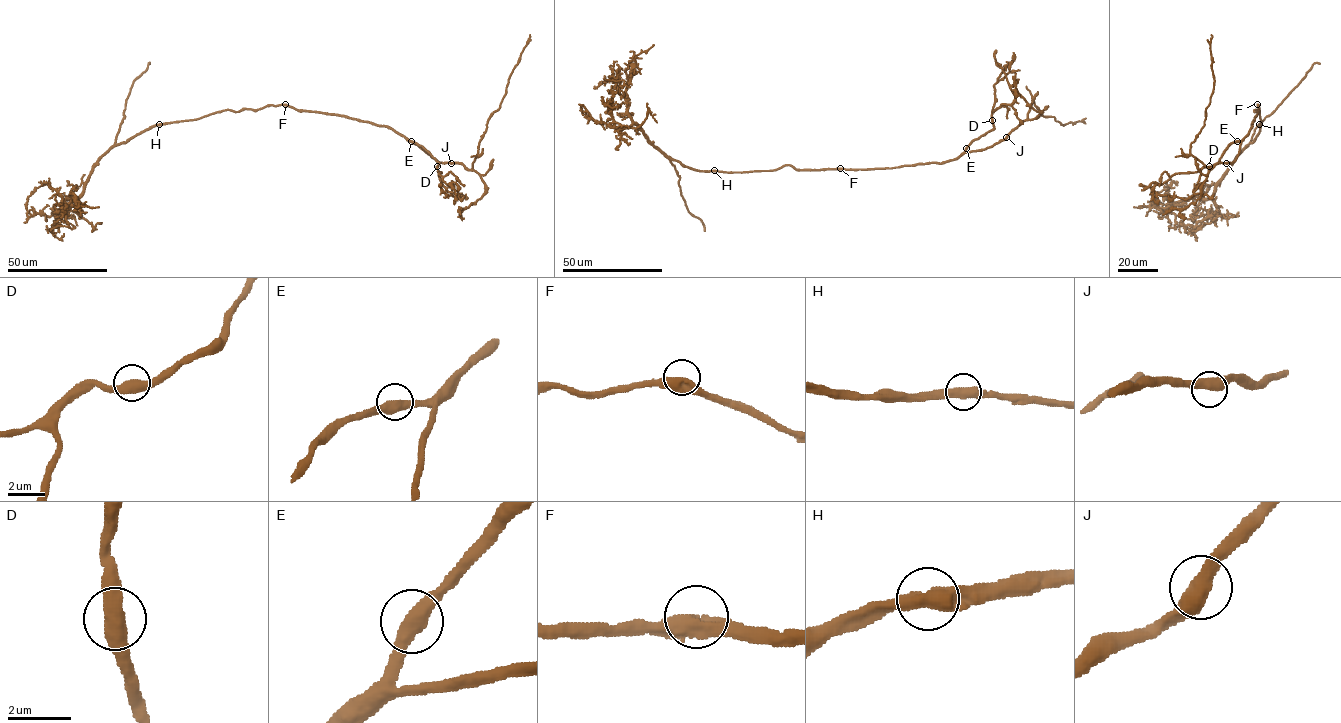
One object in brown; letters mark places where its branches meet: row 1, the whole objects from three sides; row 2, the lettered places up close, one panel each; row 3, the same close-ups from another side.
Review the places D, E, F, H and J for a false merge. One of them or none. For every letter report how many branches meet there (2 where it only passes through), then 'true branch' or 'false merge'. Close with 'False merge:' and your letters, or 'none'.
D: 2 | true branch
E: 2 | true branch
F: 2 | true branch
H: 2 | true branch
J: 2 | true branch
False merge: none

